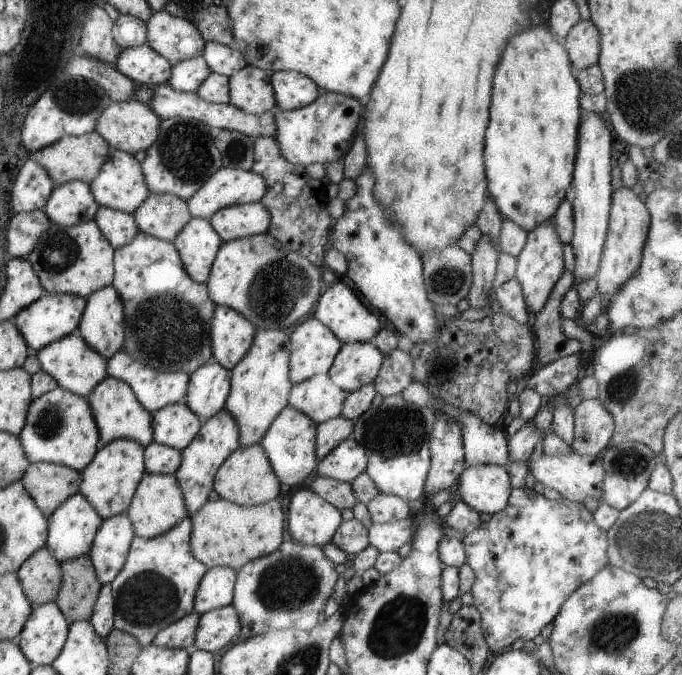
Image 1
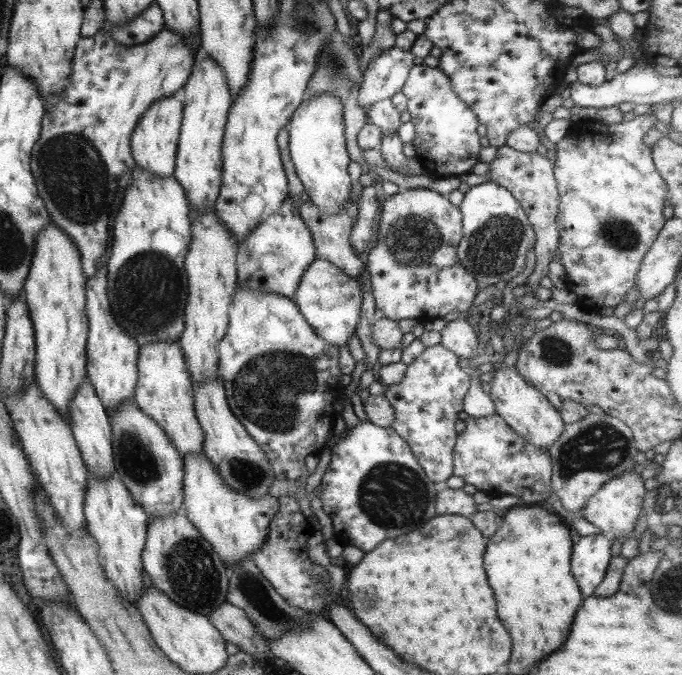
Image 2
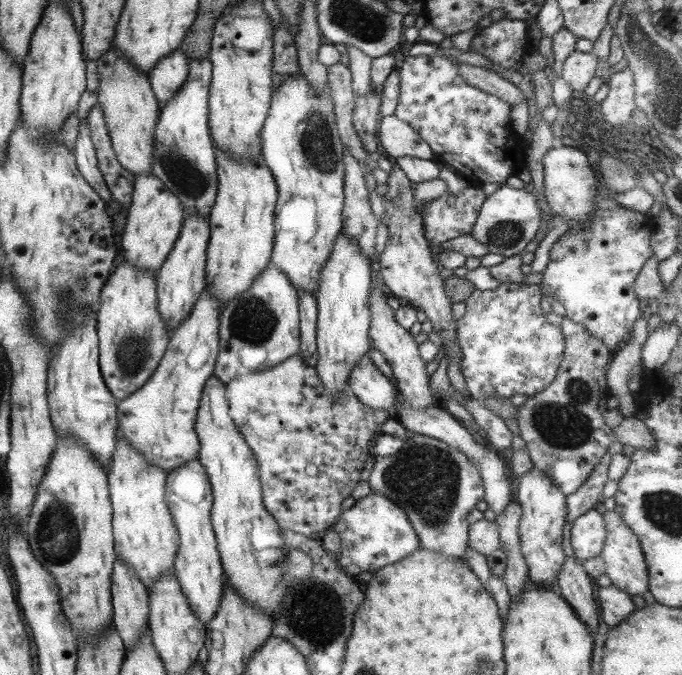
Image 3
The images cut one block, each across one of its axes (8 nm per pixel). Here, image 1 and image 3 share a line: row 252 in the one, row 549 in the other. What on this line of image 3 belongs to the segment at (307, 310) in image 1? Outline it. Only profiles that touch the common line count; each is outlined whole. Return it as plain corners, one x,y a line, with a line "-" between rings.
214,376
205,381
194,424
200,444
196,461
205,470
212,490
210,523
224,582
246,604
260,608
273,624
286,590
309,576
313,561
308,554
285,544
281,529
265,510
255,457
228,415
225,391

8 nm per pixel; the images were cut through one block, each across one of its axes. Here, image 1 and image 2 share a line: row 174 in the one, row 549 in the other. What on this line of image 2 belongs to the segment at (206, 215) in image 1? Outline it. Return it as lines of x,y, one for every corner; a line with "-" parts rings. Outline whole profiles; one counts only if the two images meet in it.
186,454
182,458
183,478
182,509
189,522
197,529
212,548
212,551
221,559
222,565
232,566
261,548
269,532
270,522
279,503
278,498
262,495
259,498
247,498
244,494
237,494
231,490
211,467
208,458
199,454

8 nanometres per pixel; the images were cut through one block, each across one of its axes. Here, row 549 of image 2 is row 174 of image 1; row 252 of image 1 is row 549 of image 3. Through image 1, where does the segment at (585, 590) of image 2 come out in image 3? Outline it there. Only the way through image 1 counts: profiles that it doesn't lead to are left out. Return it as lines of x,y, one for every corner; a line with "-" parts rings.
600,507
586,510
571,523
570,544
575,556
584,561
599,556
605,535

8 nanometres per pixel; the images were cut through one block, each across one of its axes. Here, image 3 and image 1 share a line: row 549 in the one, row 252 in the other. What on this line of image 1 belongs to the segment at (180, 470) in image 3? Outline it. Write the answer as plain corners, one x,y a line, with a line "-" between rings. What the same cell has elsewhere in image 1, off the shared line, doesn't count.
191,217
172,243
189,278
205,283
222,243
208,219

